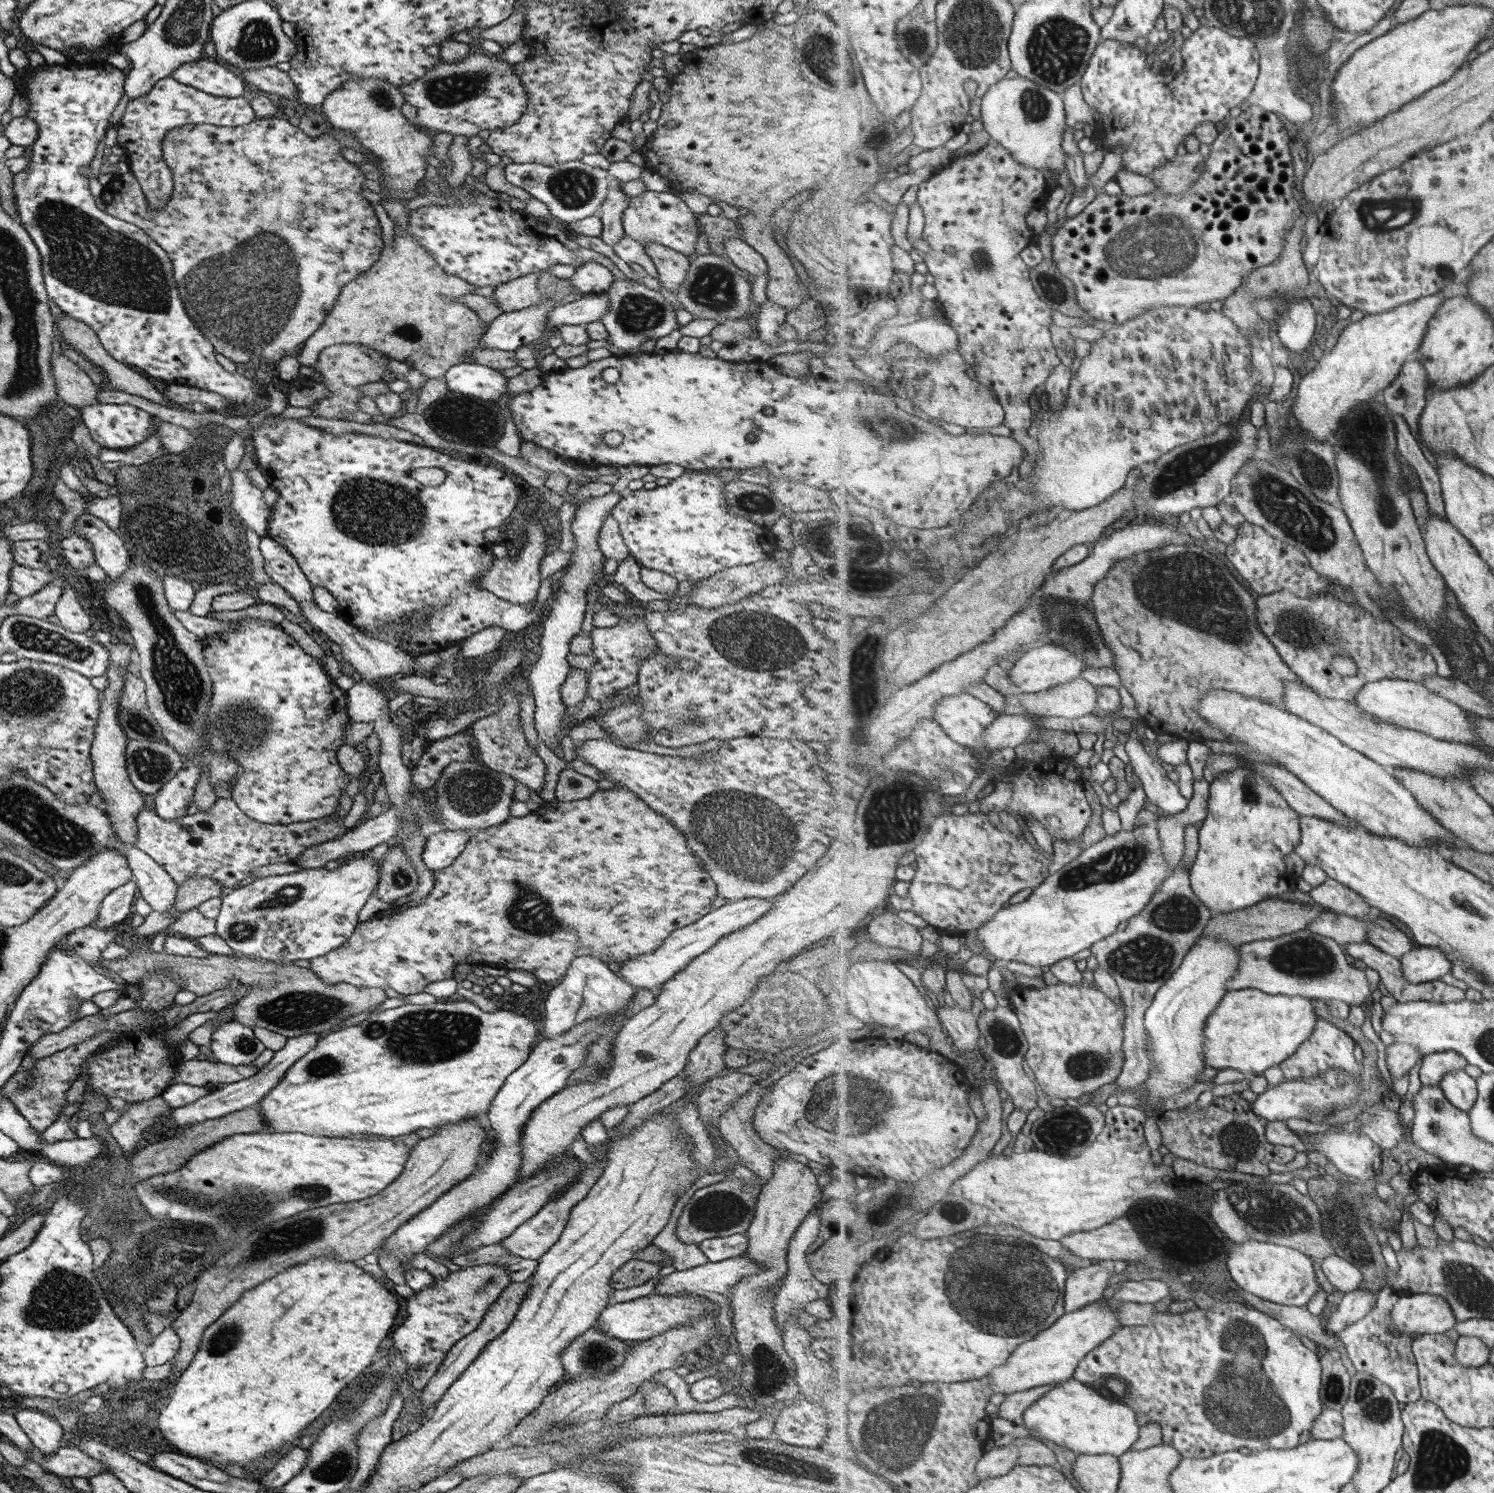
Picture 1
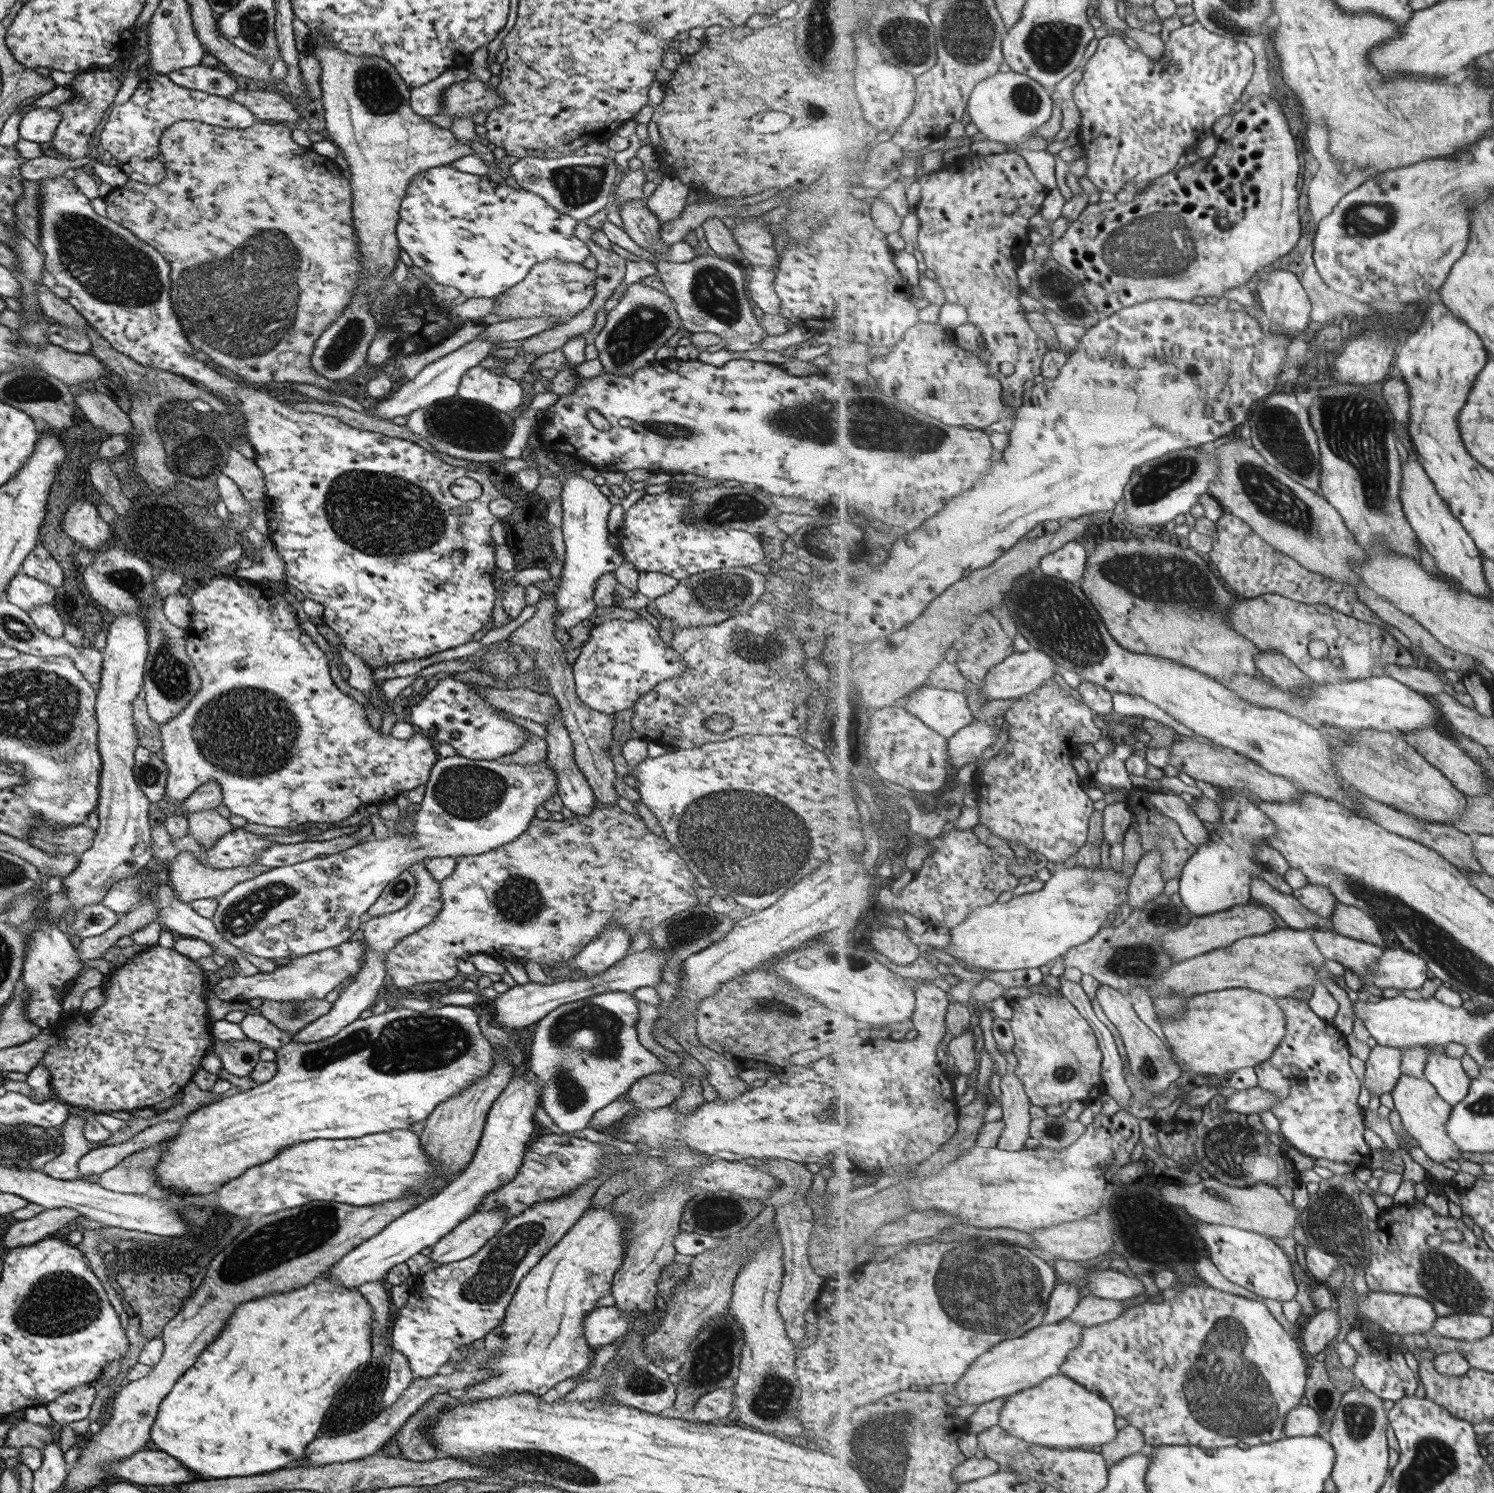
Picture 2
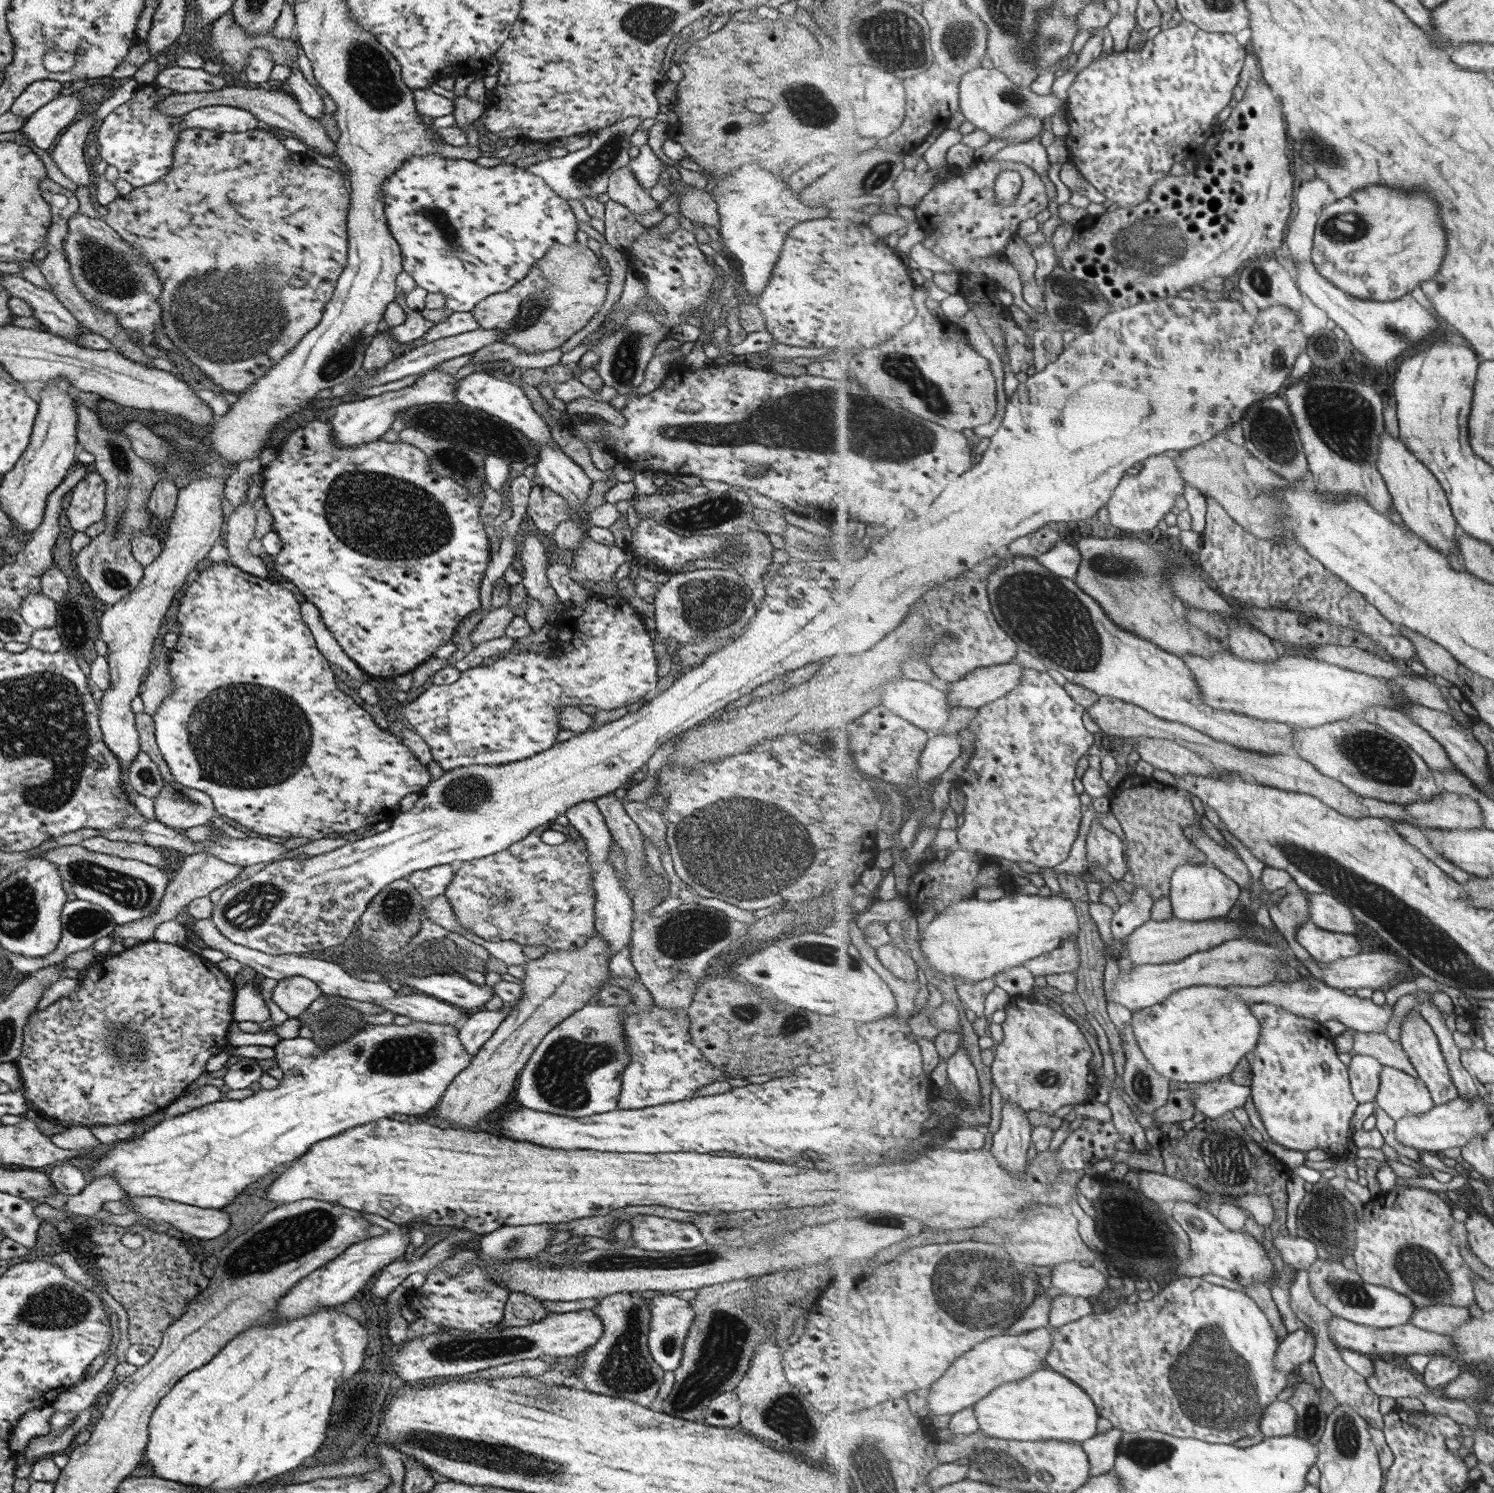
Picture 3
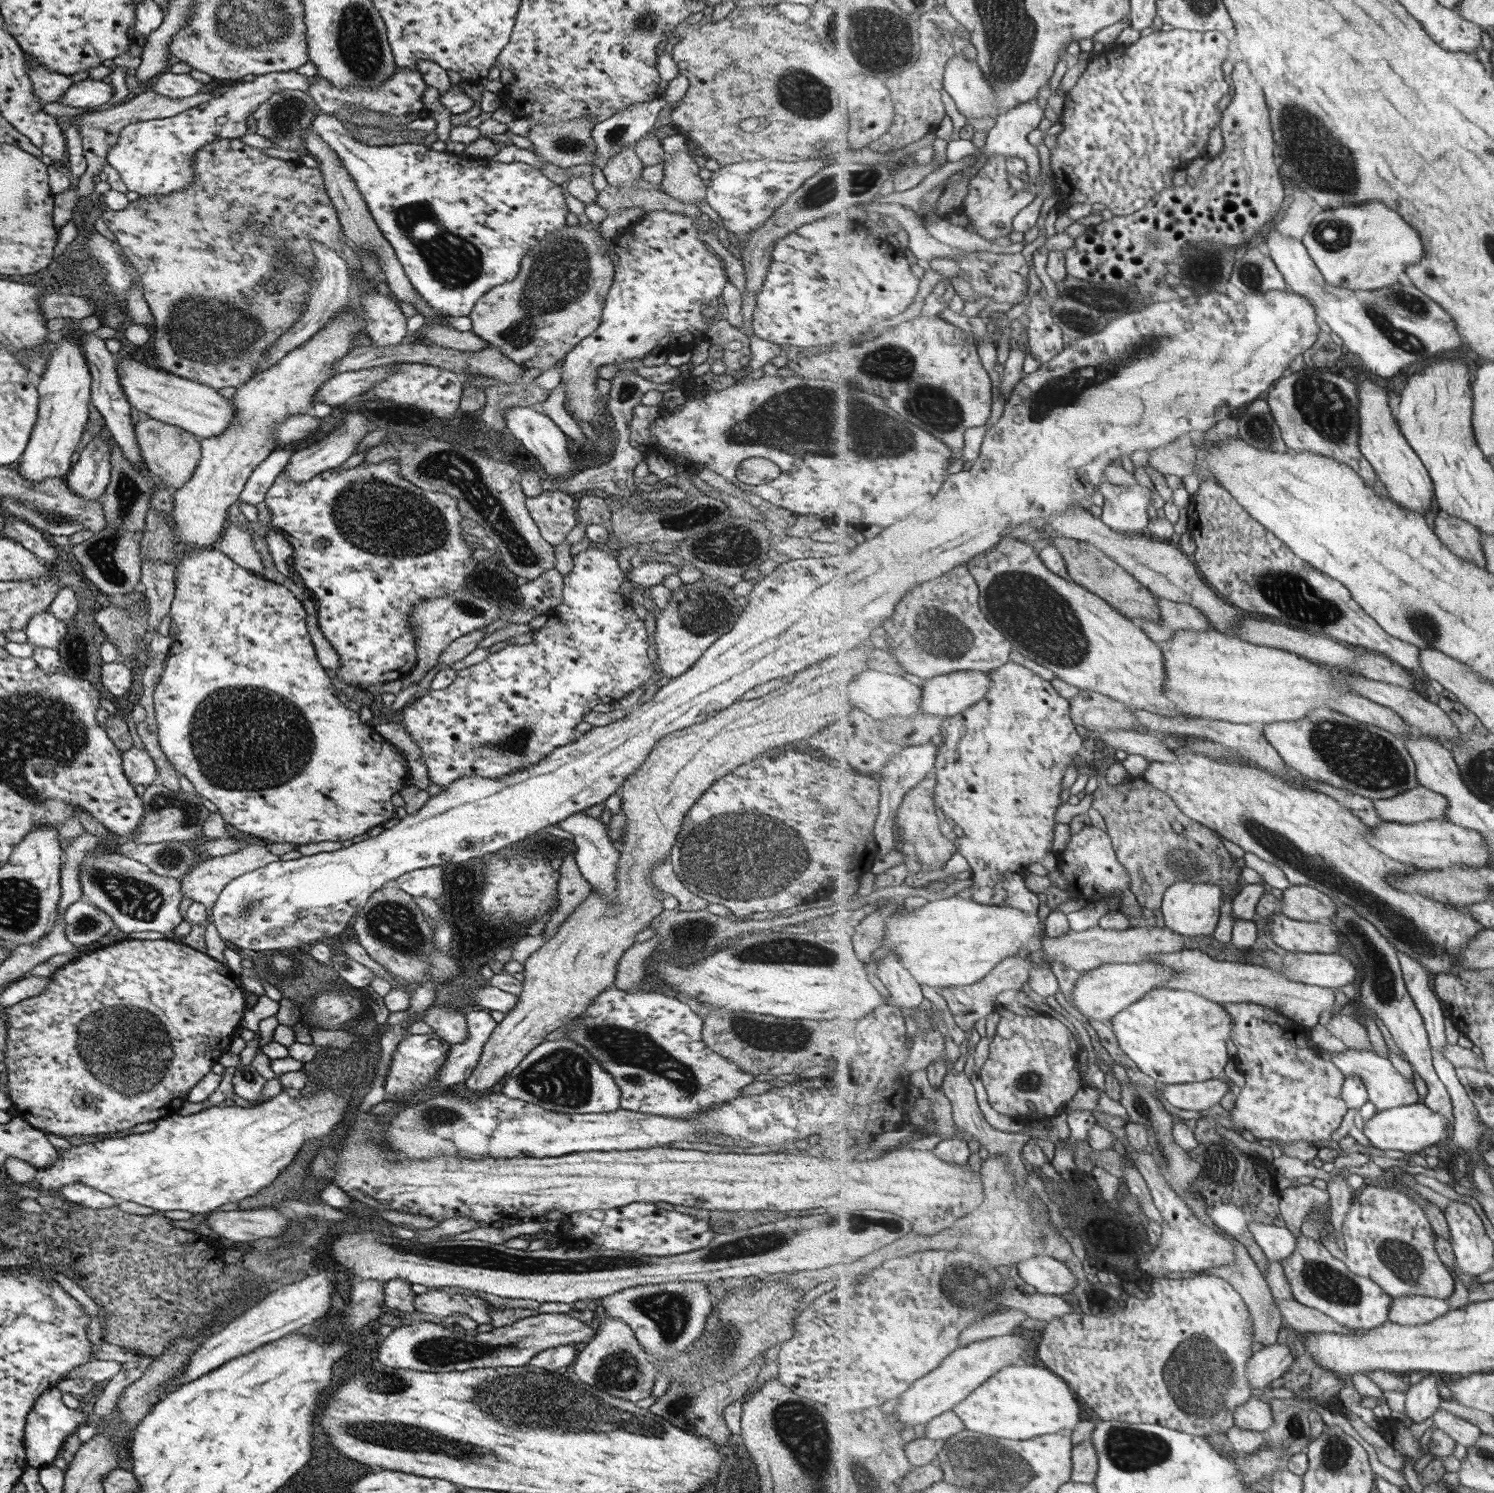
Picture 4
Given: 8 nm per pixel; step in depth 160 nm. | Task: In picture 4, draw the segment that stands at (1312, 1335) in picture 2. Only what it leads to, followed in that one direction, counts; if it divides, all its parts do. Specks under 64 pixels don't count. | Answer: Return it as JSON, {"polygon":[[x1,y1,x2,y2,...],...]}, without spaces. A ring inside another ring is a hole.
{"polygon":[[1277,1343,1271,1346,1263,1346,1248,1362,1246,1373,1252,1387,1258,1391,1265,1389,1273,1380,1282,1376,1293,1366,1295,1356,1291,1347]]}

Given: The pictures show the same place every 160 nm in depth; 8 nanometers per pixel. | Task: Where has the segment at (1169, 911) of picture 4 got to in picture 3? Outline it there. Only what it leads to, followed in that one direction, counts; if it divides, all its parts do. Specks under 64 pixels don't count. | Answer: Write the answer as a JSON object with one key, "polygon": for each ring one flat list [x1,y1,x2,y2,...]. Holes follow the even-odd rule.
{"polygon":[[1185,863,1174,872,1169,894,1175,917,1186,921,1206,921,1227,916,1240,900,1241,887,1229,878,1215,863]]}

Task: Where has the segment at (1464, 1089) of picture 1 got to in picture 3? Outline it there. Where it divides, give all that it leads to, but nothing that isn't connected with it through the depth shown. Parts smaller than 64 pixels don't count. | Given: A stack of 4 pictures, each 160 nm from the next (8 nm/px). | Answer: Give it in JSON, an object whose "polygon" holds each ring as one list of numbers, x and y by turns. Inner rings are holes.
{"polygon":[[1416,1007,1411,1008,1409,1015,1401,1019,1403,1021,1401,1046,1403,1046,1403,1050,1407,1051,1411,1062,1420,1074,1420,1078,1432,1092,1433,1102,1436,1105,1443,1105,1456,1100,1459,1097,1459,1089,1451,1076,1444,1052,1441,1050,1441,1042,1428,1020,1425,1020]]}

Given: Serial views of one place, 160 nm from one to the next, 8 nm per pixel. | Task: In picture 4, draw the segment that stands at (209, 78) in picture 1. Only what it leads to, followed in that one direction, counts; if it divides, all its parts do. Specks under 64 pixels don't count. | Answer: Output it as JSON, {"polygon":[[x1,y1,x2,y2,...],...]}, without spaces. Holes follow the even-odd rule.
{"polygon":[[165,72,149,82,145,89,151,89,161,96,172,99,187,98,201,92,203,85,193,80,189,74,172,74]]}

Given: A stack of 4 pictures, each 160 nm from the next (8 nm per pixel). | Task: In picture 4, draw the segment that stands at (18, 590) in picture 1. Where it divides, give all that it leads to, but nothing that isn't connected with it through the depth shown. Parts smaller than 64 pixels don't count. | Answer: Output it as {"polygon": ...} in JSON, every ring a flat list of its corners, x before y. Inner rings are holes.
{"polygon":[[43,611,41,614,33,614,27,620,27,626,24,630,26,642,32,646,49,647,56,649,59,640,65,634,66,624,51,616,49,611]]}

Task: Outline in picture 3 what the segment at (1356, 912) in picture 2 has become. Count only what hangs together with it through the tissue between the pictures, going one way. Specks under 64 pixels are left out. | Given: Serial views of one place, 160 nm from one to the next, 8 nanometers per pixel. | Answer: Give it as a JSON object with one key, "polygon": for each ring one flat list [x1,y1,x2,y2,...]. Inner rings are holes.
{"polygon":[[1308,893,1310,920,1331,932,1355,934,1357,921,1354,911,1337,897,1328,894]]}

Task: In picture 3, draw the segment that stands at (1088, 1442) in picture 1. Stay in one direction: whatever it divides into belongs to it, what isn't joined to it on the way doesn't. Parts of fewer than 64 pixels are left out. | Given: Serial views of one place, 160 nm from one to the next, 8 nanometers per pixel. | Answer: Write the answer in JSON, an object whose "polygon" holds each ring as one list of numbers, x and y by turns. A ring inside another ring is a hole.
{"polygon":[[1051,1368,1039,1369,1025,1379,1002,1384,973,1407,981,1425,980,1430,997,1439,1034,1442,1059,1440,1083,1444,1098,1435,1100,1412,1095,1401,1080,1385]]}

